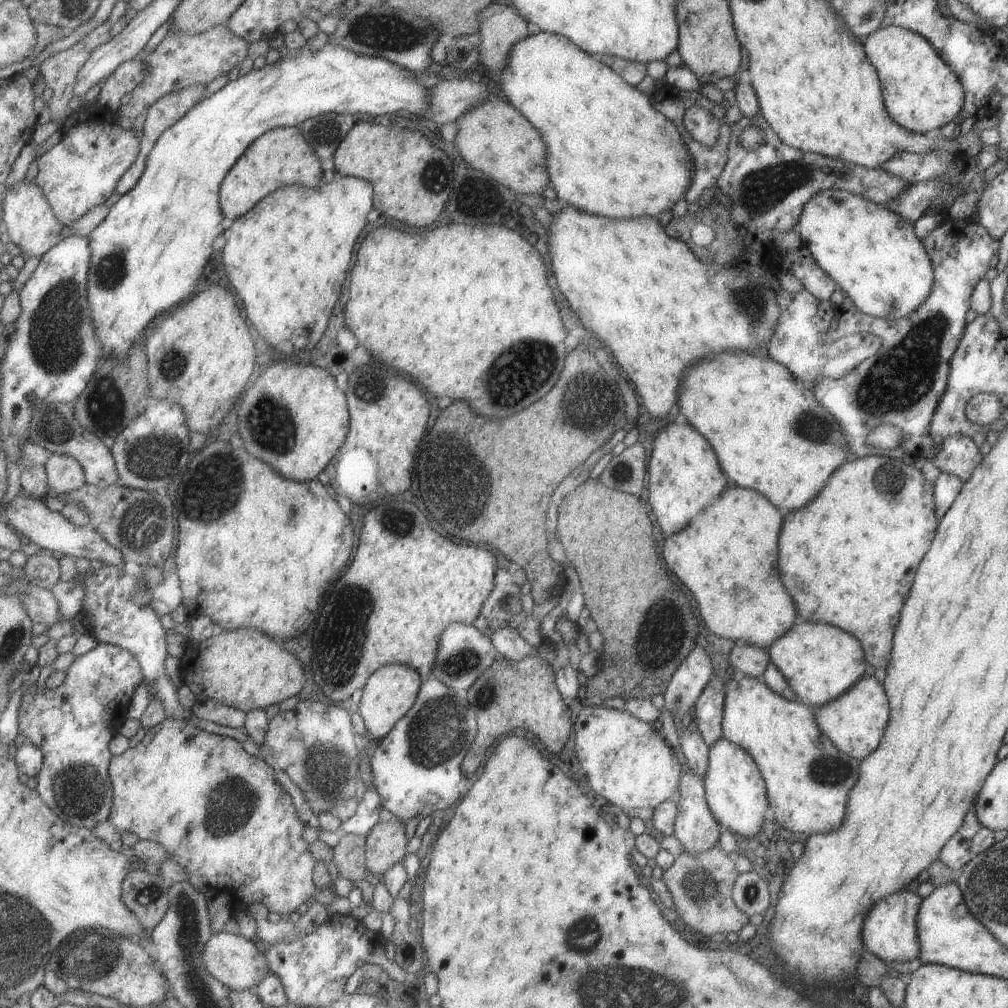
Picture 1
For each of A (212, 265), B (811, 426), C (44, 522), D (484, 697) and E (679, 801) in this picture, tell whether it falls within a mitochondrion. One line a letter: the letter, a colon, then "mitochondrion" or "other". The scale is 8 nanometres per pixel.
A: other
B: mitochondrion
C: other
D: mitochondrion
E: other

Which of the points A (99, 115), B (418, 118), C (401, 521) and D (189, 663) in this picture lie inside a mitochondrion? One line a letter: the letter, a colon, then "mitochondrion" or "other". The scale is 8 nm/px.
A: other
B: other
C: mitochondrion
D: other

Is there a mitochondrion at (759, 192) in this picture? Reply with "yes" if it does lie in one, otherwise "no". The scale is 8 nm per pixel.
yes

